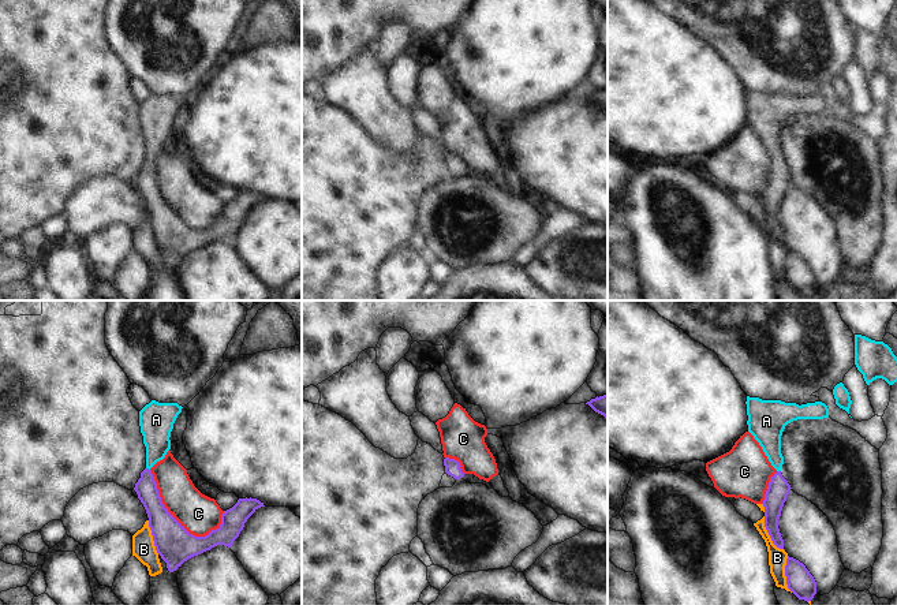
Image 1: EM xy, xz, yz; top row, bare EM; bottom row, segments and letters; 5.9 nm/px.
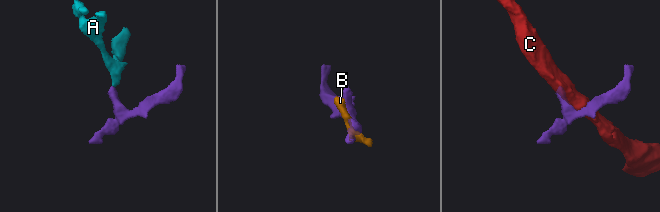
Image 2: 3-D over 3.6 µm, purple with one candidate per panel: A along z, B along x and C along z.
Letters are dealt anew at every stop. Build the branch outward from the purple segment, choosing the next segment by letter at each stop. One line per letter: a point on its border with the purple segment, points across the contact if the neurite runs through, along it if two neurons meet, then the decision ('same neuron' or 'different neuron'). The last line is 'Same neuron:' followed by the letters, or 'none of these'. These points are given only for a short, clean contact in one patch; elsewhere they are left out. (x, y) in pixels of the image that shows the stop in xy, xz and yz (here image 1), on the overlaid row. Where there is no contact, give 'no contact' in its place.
A: contact xy (148, 469); way xy (146, 489), (148, 469), (156, 451), (156, 428); same neuron
B: contact yz (769, 534); different neuron
C: contact xy (172, 516); different neuron
Same neuron: A

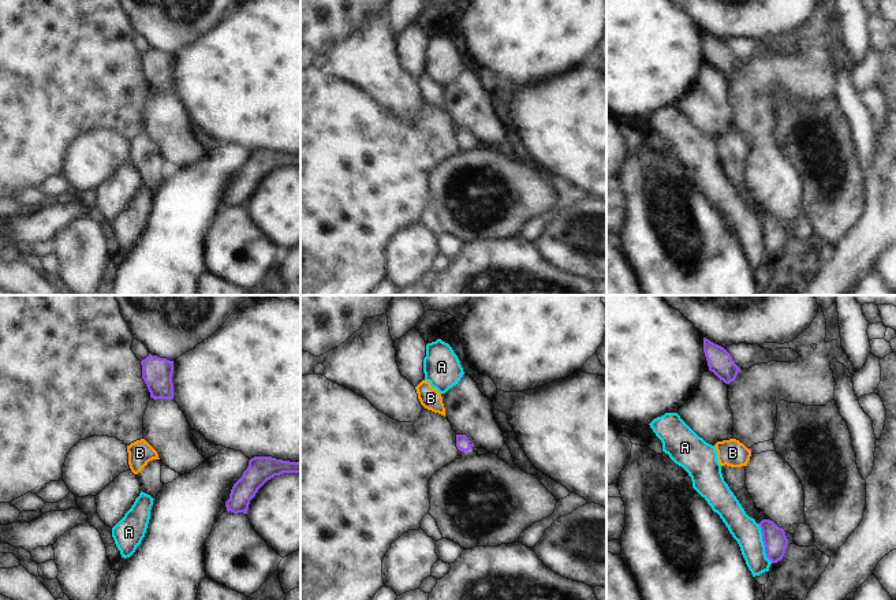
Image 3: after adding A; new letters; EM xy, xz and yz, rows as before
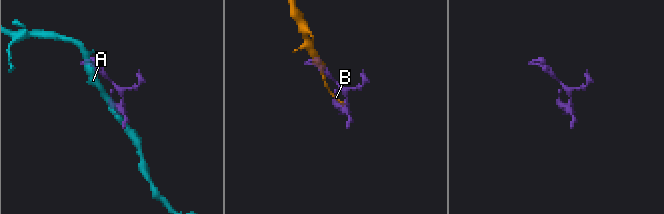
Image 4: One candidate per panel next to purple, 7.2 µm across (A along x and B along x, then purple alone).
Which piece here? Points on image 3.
A: contact yz (764, 543); different neuron
B: no contact; different neuron
Same neuron: none of these

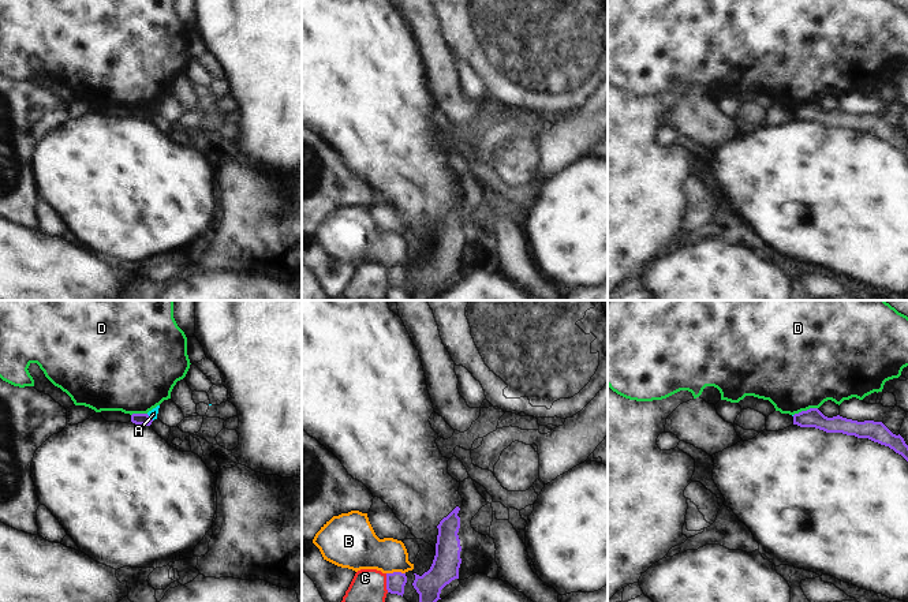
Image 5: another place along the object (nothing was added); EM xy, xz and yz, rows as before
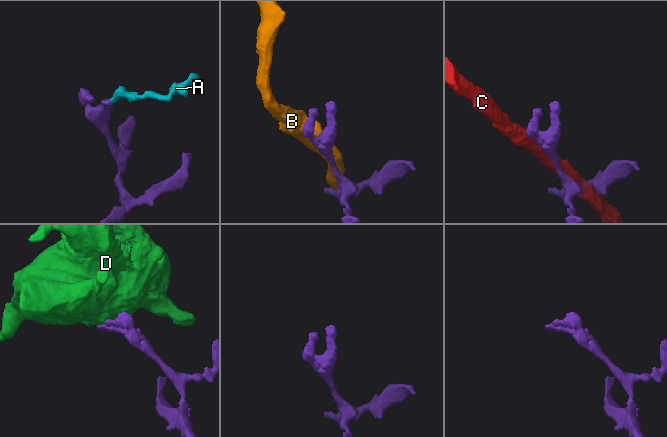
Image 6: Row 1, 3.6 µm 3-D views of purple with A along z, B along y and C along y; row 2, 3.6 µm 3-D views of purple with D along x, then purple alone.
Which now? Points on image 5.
A: contact xy (149, 417); border xy (146, 414), (153, 419); different neuron
B: contact xz (395, 572); different neuron
C: contact xz (387, 583); different neuron
D: contact yz (804, 411); different neuron
Same neuron: none of these

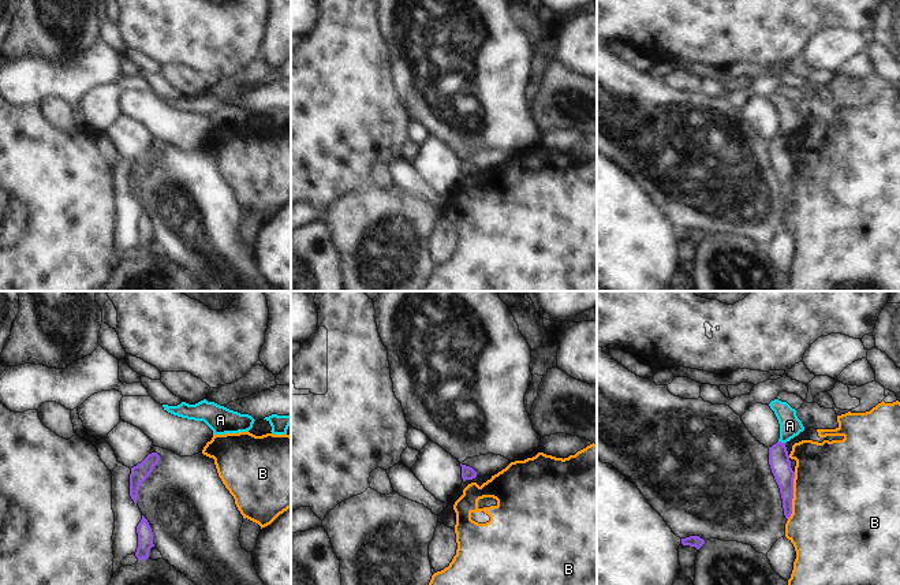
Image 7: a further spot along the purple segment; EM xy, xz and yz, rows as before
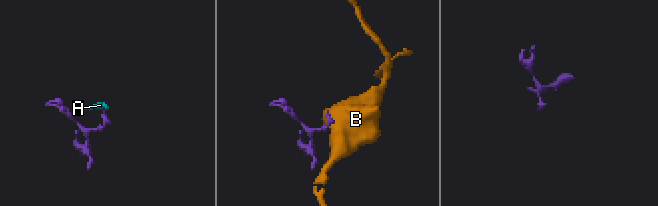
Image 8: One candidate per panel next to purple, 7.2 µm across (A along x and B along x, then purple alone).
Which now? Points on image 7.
A: contact yz (780, 442); way yz (779, 459), (780, 442), (790, 425); same neuron
B: contact yz (792, 495); different neuron
Same neuron: A

